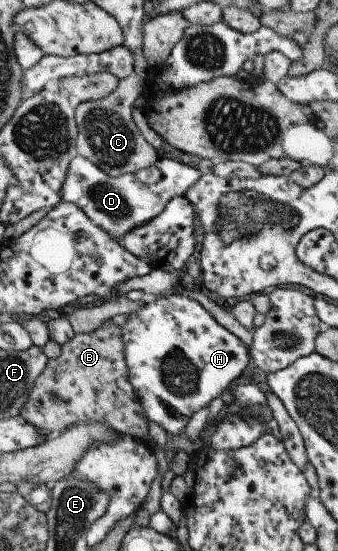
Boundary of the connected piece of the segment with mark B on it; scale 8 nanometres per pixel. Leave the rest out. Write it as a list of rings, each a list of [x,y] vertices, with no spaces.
[[[110,319],[90,333],[75,334],[67,342],[68,353],[49,359],[18,416],[46,439],[75,424],[101,422],[135,440],[151,442],[147,437],[149,420],[128,379],[121,327]]]

